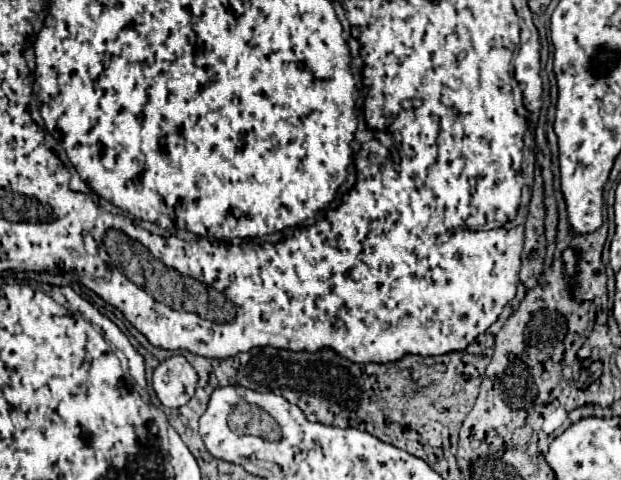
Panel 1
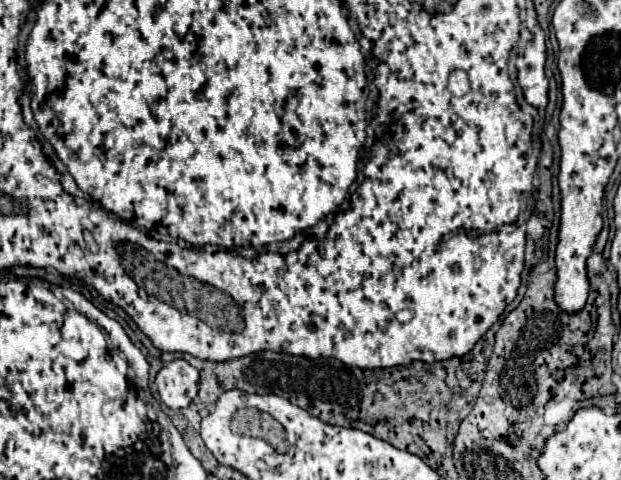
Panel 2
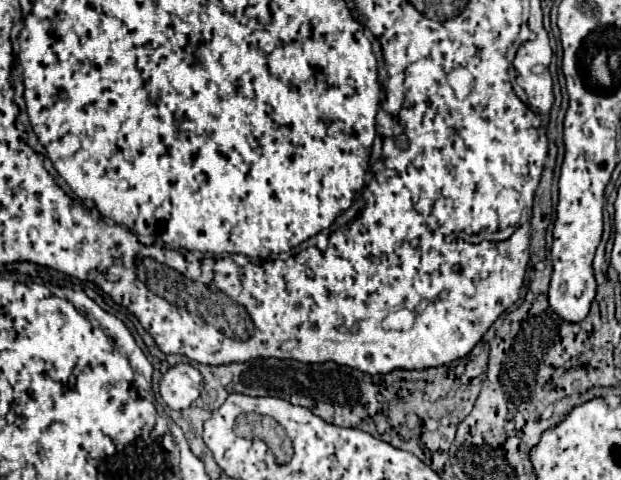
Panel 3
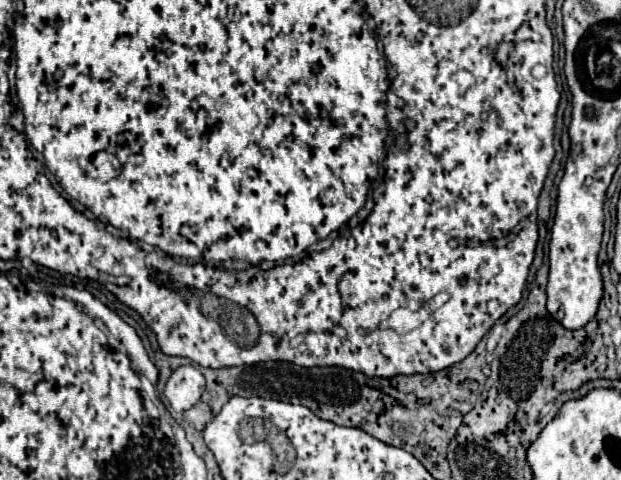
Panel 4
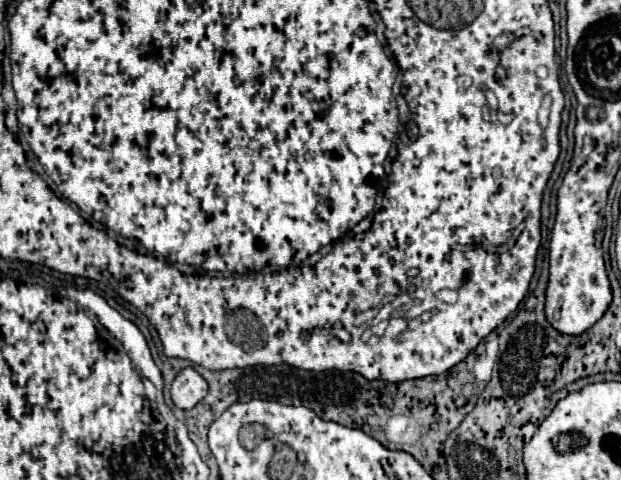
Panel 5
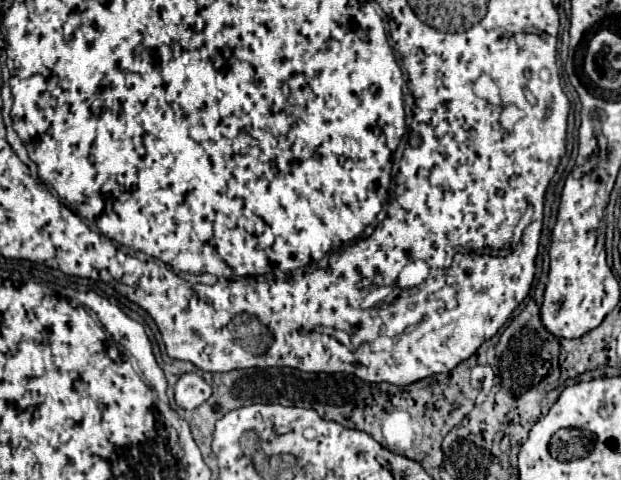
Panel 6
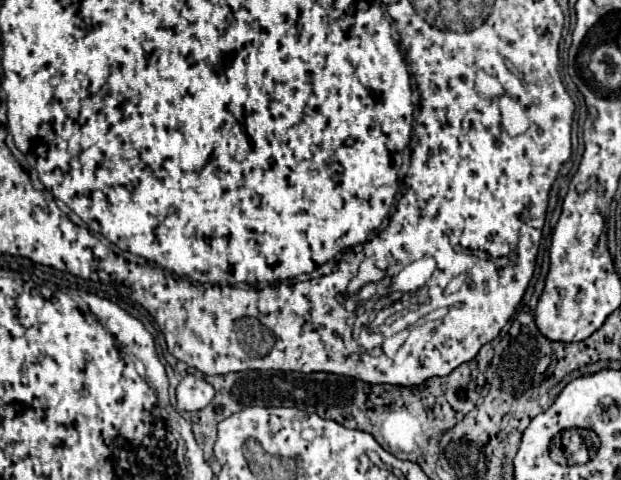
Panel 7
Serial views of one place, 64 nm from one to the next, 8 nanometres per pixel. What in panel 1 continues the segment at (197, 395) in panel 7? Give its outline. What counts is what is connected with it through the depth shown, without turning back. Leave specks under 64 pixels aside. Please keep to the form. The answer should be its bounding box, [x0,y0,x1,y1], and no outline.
[152,356,198,408]

